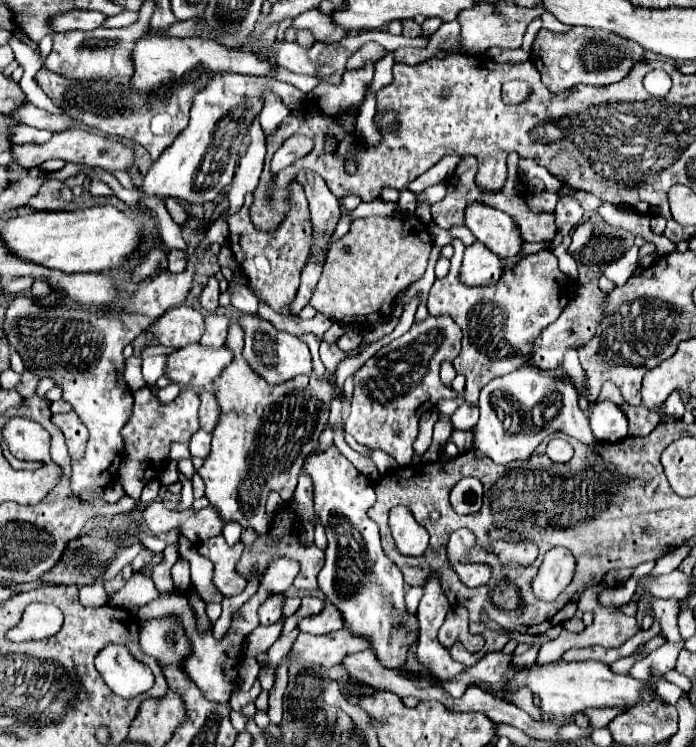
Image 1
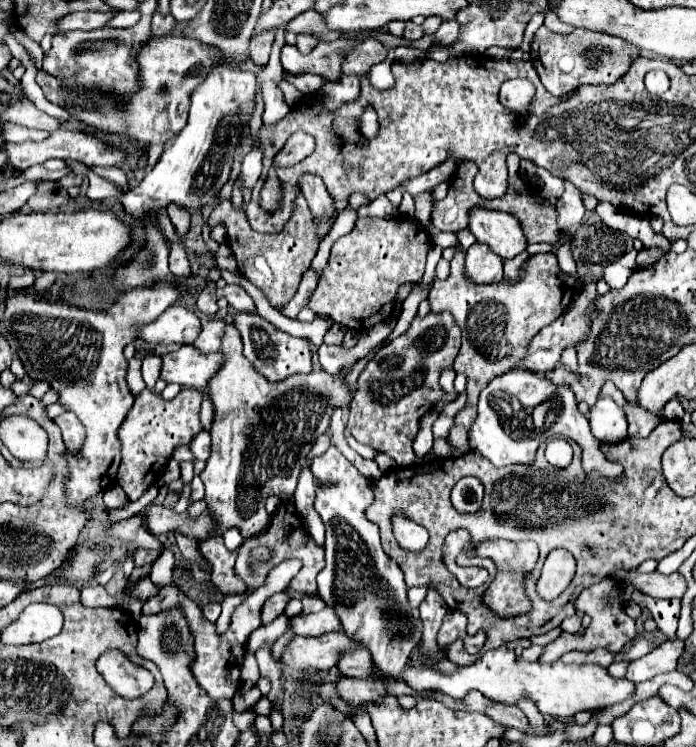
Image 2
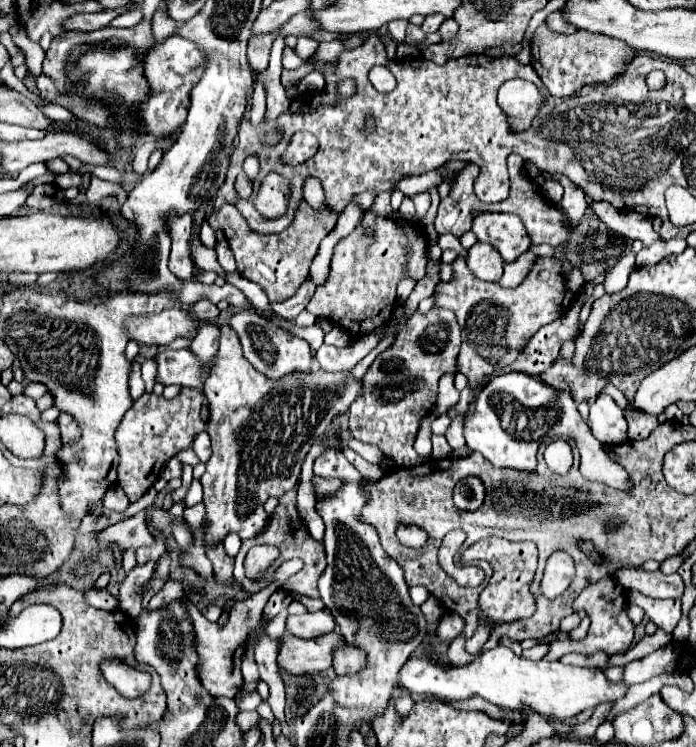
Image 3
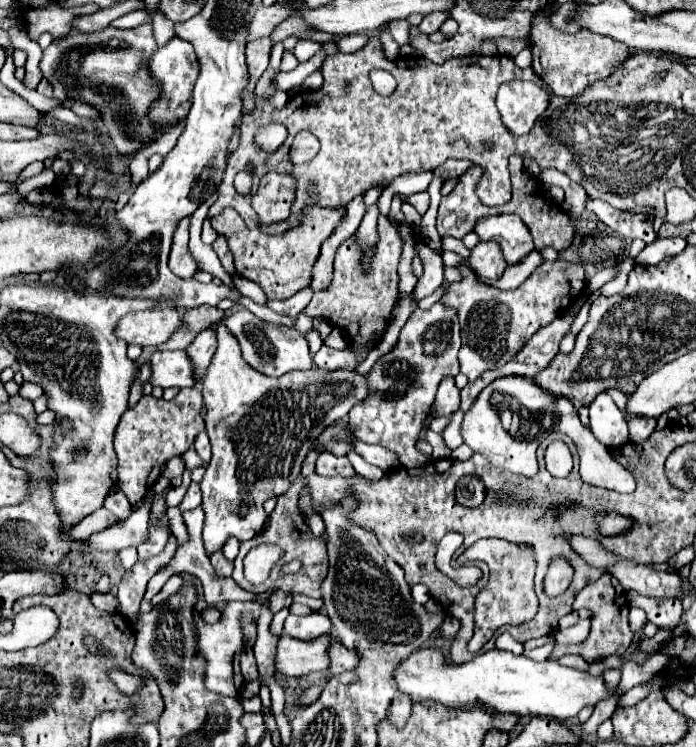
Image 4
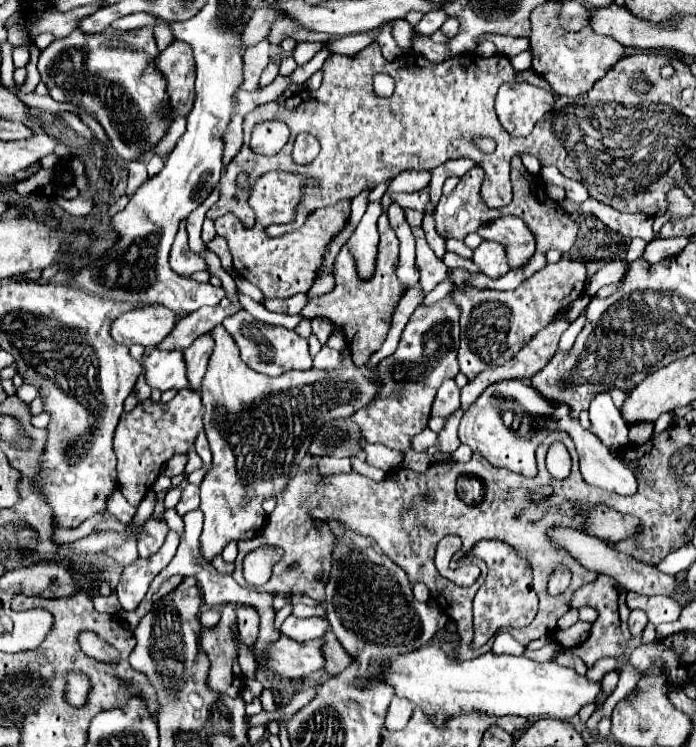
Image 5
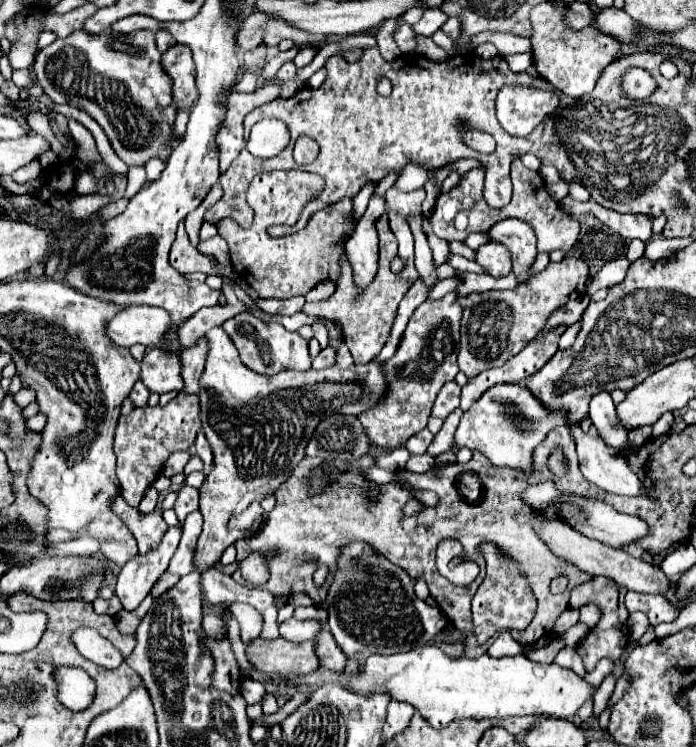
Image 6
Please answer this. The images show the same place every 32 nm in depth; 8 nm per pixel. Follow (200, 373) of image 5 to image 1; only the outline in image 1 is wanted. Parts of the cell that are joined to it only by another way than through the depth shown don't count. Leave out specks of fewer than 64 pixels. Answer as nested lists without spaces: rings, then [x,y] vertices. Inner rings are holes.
[[[204,312],[204,318],[206,318],[206,332],[204,332],[200,344],[210,346],[210,348],[222,346],[228,336],[230,318],[224,314],[206,314],[206,312]]]

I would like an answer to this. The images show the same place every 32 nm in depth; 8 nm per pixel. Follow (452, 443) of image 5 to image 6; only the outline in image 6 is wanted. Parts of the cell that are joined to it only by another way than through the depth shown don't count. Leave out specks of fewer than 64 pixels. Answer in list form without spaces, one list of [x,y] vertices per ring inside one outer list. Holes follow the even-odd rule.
[[[456,408],[456,410],[444,420],[442,430],[436,434],[434,442],[432,442],[430,448],[428,448],[428,454],[430,454],[430,456],[438,456],[438,454],[448,452],[448,450],[454,448],[454,434],[456,434],[456,428],[458,428],[460,418],[462,418],[462,410]]]

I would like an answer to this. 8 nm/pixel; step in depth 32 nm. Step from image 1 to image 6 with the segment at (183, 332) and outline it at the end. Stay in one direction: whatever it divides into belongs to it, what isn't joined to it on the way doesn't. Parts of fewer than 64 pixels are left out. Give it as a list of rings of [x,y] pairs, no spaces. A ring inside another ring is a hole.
[[[130,306],[108,322],[108,336],[120,346],[158,346],[172,324],[170,312],[156,306]]]

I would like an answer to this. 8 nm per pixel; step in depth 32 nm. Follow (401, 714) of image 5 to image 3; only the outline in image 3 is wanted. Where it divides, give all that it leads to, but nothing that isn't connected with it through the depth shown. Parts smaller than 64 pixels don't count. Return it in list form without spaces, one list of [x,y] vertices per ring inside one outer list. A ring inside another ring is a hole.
[[[396,694],[394,700],[396,700],[396,708],[398,708],[400,714],[408,714],[414,706],[414,700],[412,700],[410,694]]]

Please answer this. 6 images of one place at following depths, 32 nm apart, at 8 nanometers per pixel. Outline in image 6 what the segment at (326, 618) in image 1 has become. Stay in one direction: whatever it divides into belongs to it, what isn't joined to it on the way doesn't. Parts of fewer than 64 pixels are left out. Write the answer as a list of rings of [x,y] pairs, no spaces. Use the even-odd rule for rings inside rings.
[[[294,616],[280,624],[280,636],[290,642],[306,642],[316,638],[324,630],[324,624],[318,620],[296,620]]]

